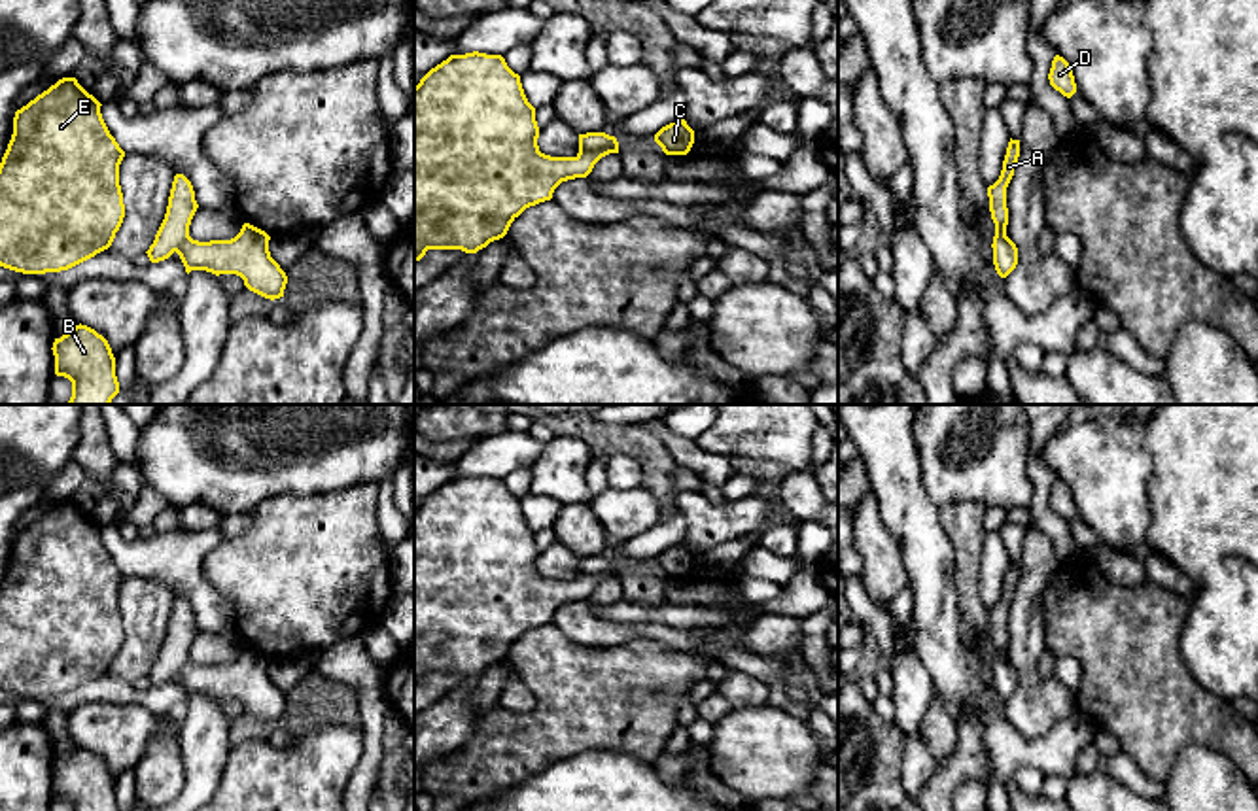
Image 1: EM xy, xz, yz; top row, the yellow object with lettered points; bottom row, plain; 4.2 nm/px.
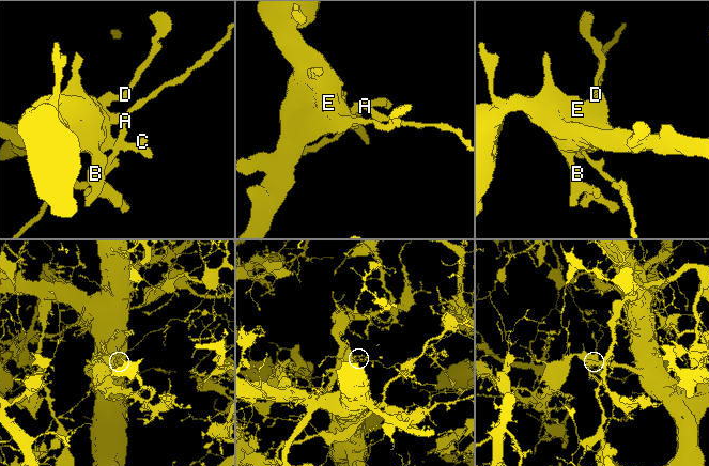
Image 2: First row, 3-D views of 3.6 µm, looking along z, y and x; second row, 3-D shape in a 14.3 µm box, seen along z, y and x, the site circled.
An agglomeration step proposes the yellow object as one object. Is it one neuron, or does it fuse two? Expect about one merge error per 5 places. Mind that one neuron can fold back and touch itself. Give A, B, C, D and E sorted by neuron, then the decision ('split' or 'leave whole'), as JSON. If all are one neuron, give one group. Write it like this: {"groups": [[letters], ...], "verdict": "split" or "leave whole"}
{"groups": [["A"], ["B", "C", "D", "E"]], "verdict": "split"}

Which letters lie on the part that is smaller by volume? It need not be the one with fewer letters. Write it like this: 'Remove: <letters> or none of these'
Remove: A

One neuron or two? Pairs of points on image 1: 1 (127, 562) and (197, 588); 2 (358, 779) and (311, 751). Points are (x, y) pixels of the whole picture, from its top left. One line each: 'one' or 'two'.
1: one
2: two

